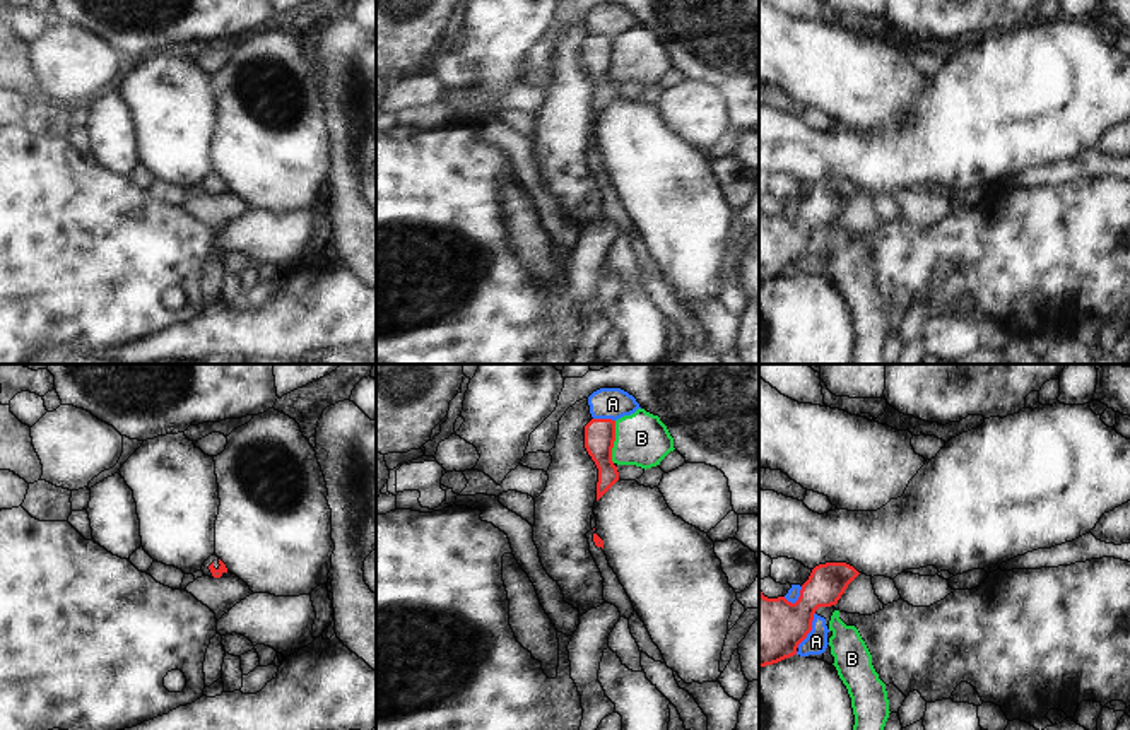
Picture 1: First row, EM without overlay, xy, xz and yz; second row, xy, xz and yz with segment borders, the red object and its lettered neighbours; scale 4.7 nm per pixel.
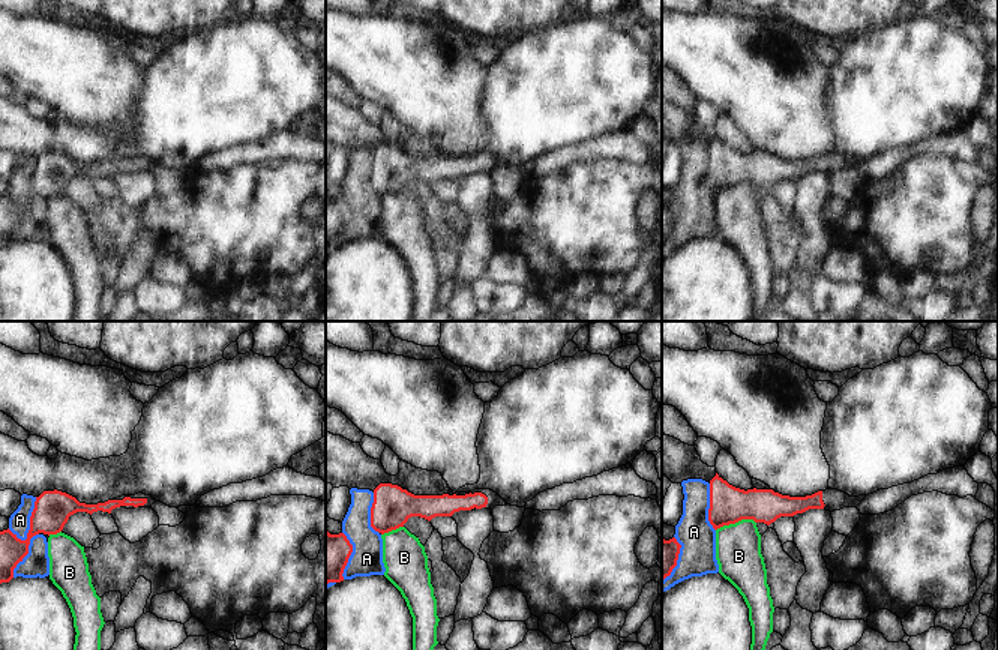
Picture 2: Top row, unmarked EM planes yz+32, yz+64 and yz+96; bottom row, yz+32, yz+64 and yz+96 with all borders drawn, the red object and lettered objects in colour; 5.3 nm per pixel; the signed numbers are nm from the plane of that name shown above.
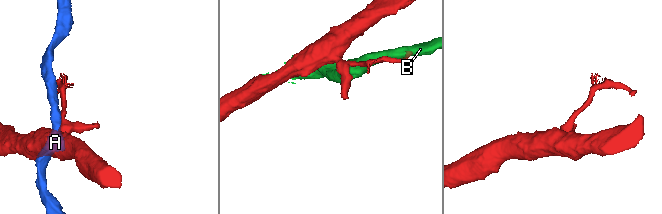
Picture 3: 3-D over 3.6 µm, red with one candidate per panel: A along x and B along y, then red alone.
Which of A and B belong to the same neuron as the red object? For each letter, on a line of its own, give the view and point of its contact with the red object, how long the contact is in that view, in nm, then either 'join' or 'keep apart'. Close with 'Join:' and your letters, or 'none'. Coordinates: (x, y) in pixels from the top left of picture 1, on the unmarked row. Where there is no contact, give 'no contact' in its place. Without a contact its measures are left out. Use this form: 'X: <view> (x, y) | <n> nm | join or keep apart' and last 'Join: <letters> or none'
A: yz (811, 247) | 190 nm | keep apart
B: xz (614, 57) | 200 nm | keep apart
Join: none

